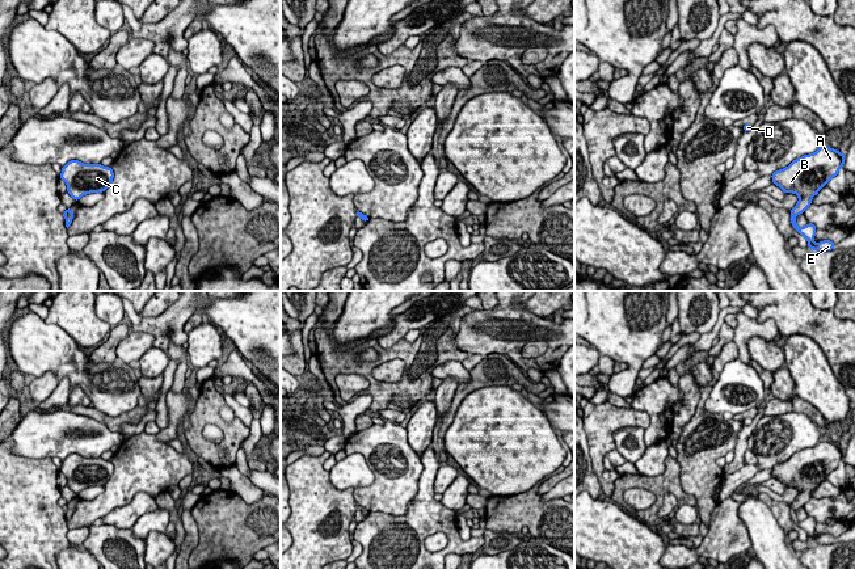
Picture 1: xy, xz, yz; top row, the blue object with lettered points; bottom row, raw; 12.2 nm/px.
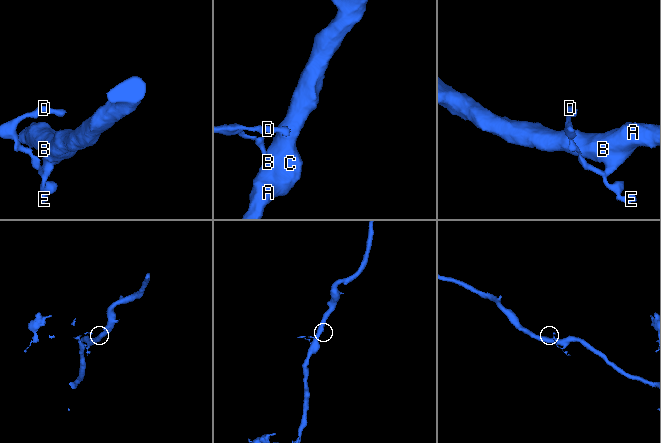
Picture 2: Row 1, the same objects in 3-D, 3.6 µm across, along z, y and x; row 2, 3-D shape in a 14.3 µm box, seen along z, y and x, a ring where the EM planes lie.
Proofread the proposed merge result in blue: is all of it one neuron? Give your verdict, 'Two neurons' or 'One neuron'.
Two neurons

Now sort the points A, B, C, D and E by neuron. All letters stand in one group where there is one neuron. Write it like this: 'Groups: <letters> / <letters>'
Groups: A B C / D E

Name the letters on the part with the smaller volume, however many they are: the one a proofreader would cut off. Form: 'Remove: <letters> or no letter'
Remove: D, E

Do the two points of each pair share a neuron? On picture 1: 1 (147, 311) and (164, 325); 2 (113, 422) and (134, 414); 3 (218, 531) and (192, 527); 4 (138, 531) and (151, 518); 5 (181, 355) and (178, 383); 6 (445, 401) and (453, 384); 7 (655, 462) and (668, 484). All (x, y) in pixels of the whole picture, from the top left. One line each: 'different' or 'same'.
1: different
2: same
3: different
4: same
5: same
6: same
7: different

